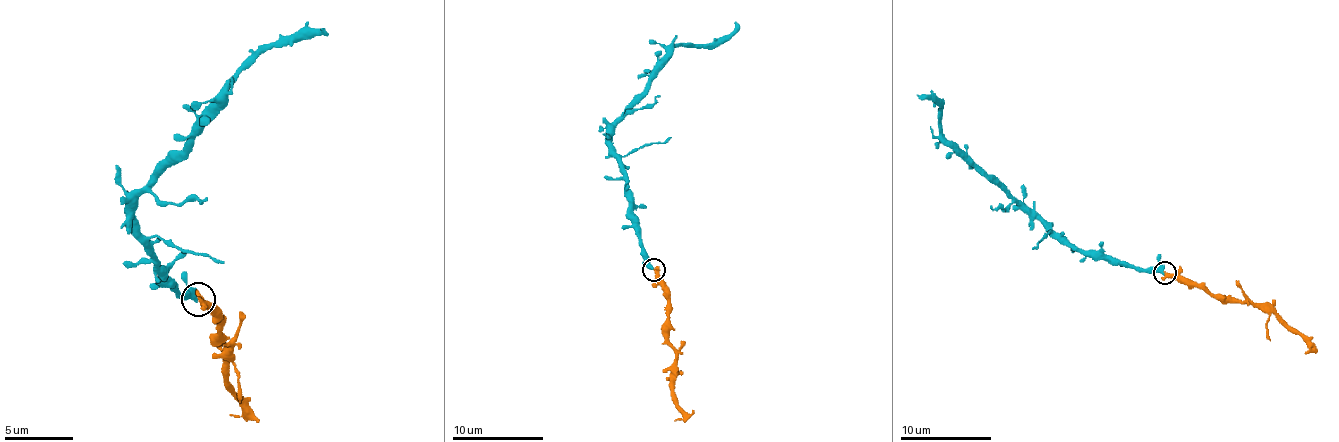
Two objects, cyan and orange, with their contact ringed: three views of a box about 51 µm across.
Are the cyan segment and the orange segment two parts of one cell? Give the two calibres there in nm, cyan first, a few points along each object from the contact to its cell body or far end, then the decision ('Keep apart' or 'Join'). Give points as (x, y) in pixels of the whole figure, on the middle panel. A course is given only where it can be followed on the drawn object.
Thickness 320 nm (cyan) against 380 nm. Course of cyan: (652, 269), (611, 144), (611, 124), (675, 47), (709, 45), (725, 38), (734, 22). Course of orange: (654, 269), (657, 283), (668, 301), (668, 342), (675, 351), (672, 398), (688, 414), (693, 410). Join

